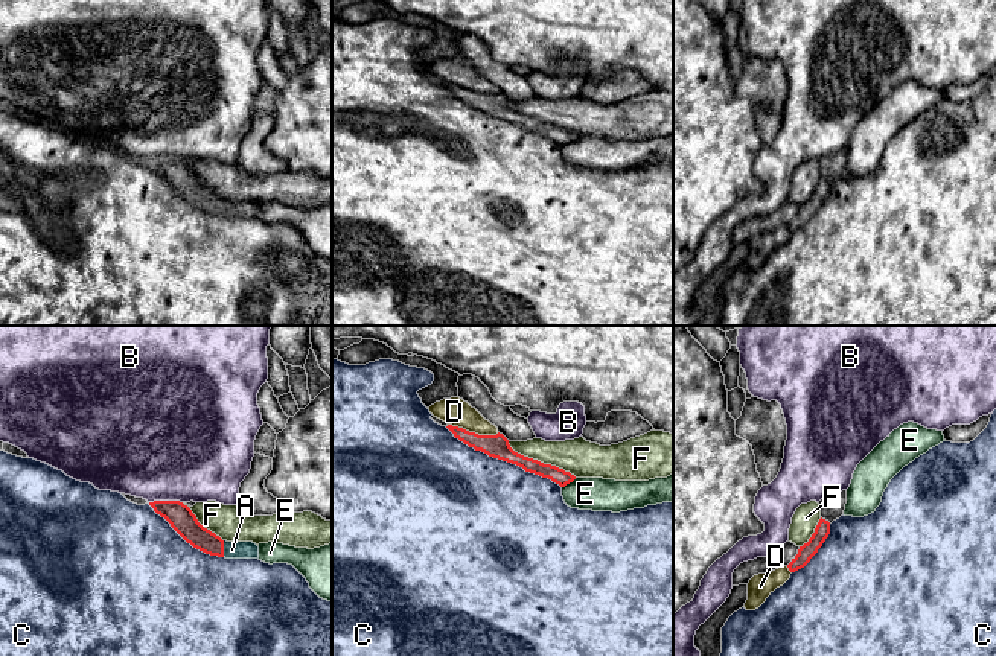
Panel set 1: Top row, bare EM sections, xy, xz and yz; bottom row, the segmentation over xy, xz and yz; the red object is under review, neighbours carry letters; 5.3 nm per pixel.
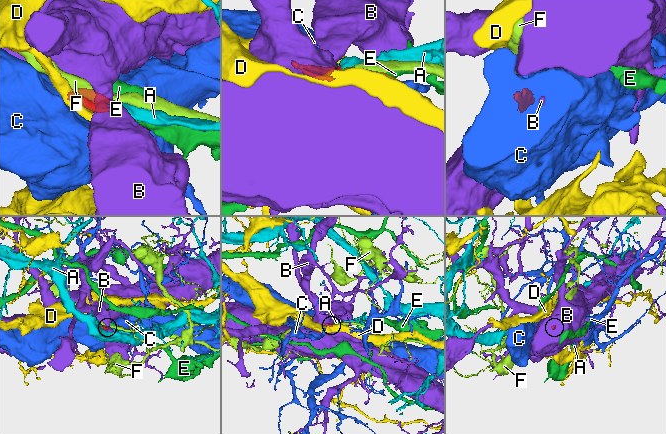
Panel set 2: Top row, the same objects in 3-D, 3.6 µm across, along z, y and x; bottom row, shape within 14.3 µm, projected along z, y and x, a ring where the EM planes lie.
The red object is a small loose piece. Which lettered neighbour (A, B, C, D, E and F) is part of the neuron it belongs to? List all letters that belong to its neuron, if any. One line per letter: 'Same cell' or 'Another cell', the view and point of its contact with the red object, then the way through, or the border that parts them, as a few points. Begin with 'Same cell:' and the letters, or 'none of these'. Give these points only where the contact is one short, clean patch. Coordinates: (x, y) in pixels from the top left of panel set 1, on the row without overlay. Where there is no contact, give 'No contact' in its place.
Same cell: A
A: Same cell. Touches red at xy (223, 207). Path across: xy (185, 181), (200, 197), (223, 207), (232, 209)
B: Another cell. Touches red at xy (165, 160). Boundary: xy (181, 160), (150, 162)
C: Another cell. Touches red at xz (503, 119)
D: Another cell. Touches red at xz (474, 92)
E: Another cell. Touches red at xz (568, 142). Boundary: xz (576, 137), (562, 146)
F: Another cell. Touches red at xz (539, 121)

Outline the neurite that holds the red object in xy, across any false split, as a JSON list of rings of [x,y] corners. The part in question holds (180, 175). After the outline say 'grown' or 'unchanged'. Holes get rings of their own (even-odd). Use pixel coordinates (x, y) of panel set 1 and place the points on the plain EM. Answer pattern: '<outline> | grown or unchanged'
[[[180,160],[149,161],[157,174],[193,207],[225,218],[259,218],[259,205],[253,201],[227,201],[204,187],[192,169]]] | grown

